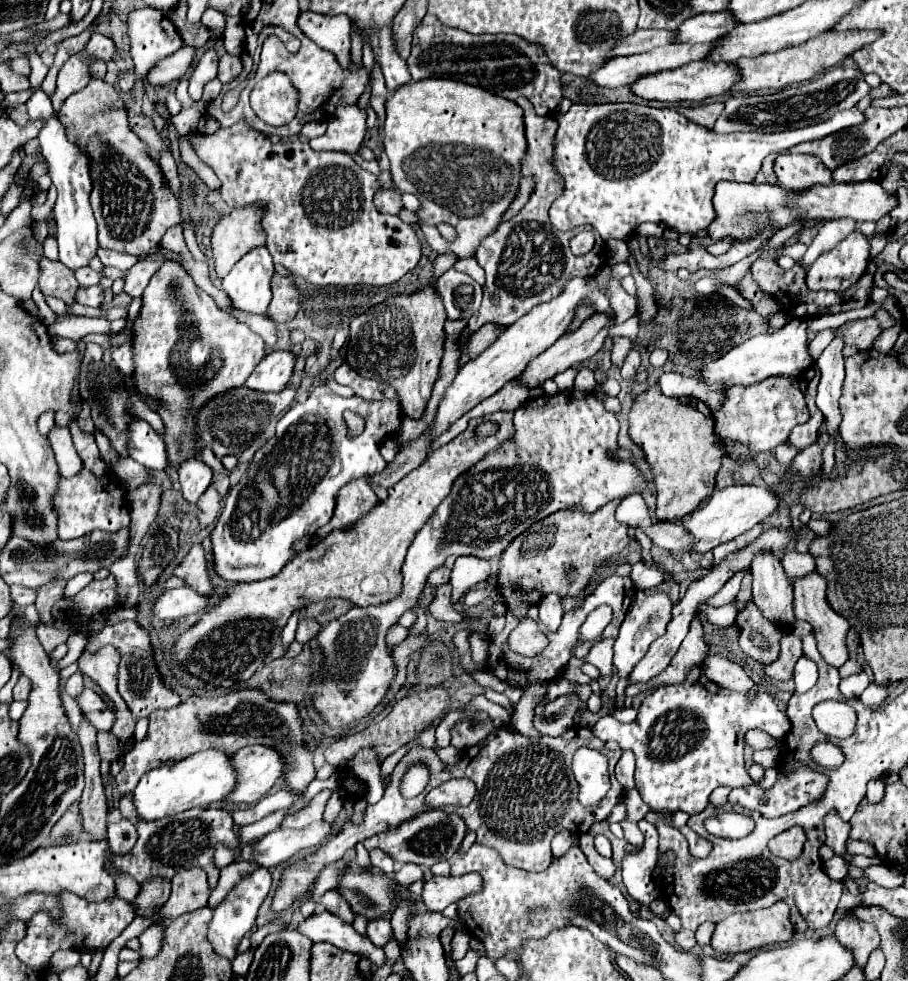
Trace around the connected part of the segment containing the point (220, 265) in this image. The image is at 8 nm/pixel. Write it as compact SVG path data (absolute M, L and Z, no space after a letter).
M242 206L238 210L232 210L230 214L226 214L216 226L214 226L214 234L212 234L212 252L216 258L216 272L220 278L224 278L230 268L252 248L256 246L264 246L266 242L266 232L262 230L262 210L258 210L258 206Z

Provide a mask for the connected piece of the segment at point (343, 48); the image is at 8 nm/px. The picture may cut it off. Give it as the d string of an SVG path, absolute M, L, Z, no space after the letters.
M302 12L298 18L300 30L314 40L320 48L326 48L336 54L340 64L350 60L350 18L346 14L314 14Z

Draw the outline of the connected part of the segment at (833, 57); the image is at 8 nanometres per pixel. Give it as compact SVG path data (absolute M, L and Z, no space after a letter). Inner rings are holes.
M848 30L848 32L826 32L818 38L810 38L810 42L794 48L784 48L770 54L760 54L758 58L740 58L736 64L742 70L742 80L732 88L740 92L756 92L756 90L782 90L784 86L798 84L804 80L812 80L824 70L840 64L844 58L852 56L854 50L866 46L866 42L874 42L880 38L882 30Z

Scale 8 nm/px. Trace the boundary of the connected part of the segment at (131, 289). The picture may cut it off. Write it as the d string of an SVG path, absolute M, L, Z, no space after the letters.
M156 260L156 262L136 262L128 272L126 272L126 282L124 282L124 290L130 294L130 296L140 296L150 280L150 276L156 272L156 268L160 268L160 262L162 260Z

